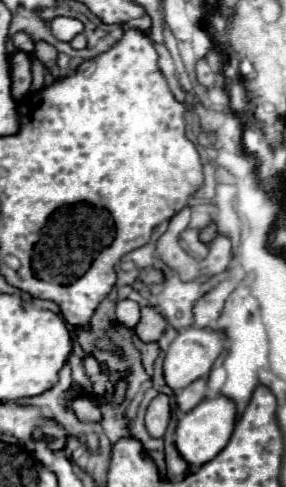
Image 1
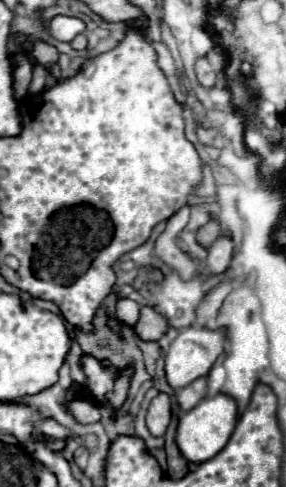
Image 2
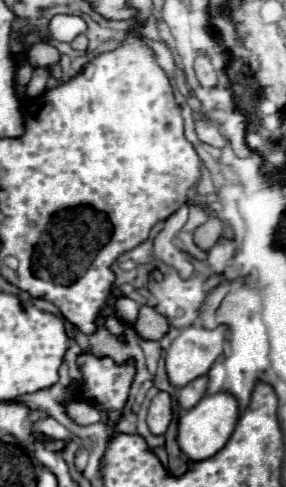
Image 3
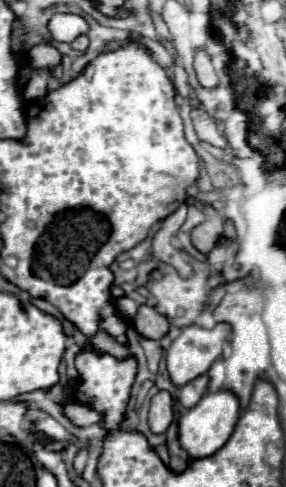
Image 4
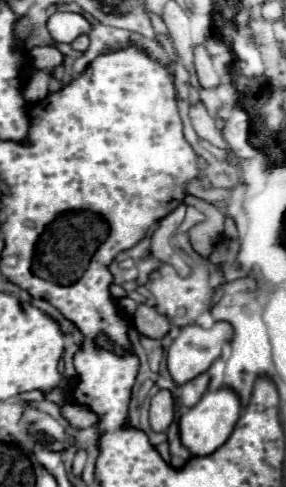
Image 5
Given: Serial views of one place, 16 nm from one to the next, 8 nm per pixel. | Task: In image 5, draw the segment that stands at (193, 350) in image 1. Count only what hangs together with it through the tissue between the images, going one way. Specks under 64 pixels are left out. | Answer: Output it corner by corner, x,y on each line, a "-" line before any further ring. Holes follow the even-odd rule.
216,322
208,330
198,324
184,326
166,354
166,366
172,380
184,386
188,380
204,374
220,356
222,342
230,340
230,336
232,326
228,322

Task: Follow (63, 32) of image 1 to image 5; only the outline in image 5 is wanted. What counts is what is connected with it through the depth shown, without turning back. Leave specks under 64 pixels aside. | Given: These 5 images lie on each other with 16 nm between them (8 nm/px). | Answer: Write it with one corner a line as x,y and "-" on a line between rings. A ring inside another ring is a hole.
56,12
48,20
48,30
56,42
66,42
70,44
76,40
80,34
86,34
90,30
90,24
86,22
84,16
80,14
70,14
70,12

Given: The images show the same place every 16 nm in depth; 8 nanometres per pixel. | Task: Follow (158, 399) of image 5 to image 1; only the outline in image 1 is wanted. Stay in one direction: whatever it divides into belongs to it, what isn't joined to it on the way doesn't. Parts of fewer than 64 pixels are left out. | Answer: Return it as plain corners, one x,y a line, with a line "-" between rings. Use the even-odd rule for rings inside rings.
158,394
148,410
146,410
146,416
144,416
144,426
148,430
148,434
152,438
162,438
164,432
166,432
166,426
170,422
170,402
168,402
168,396
164,394

